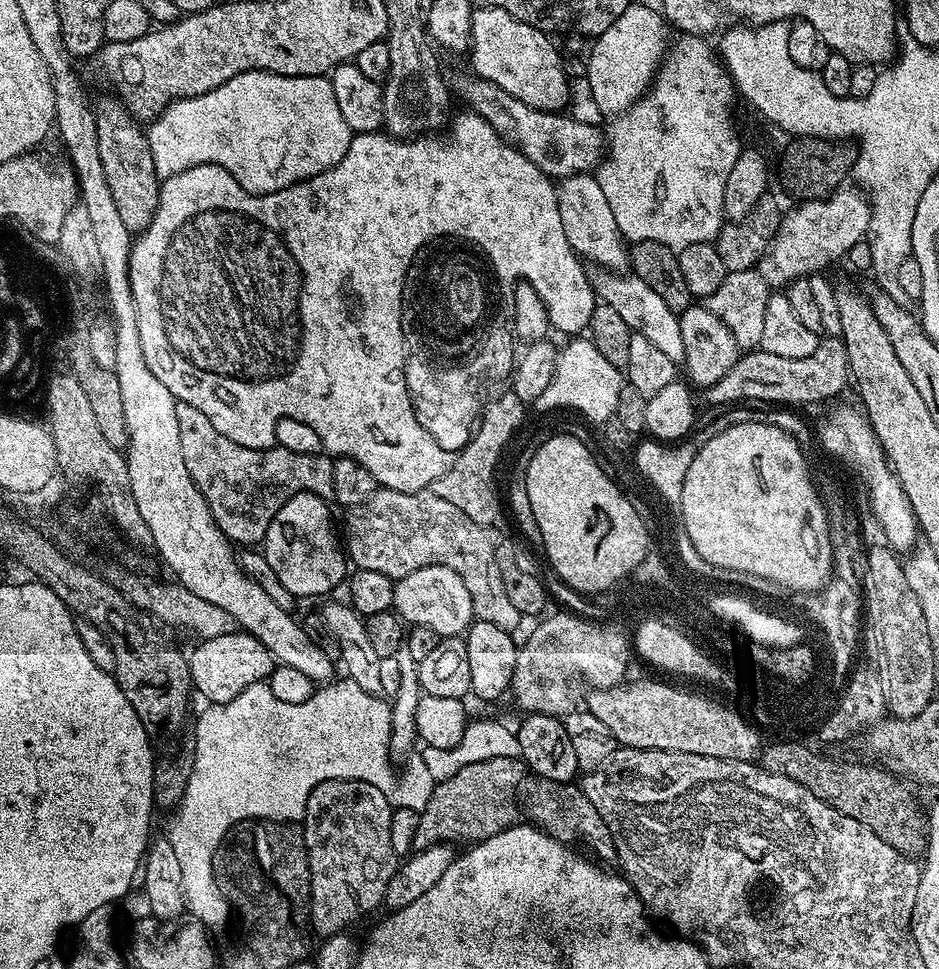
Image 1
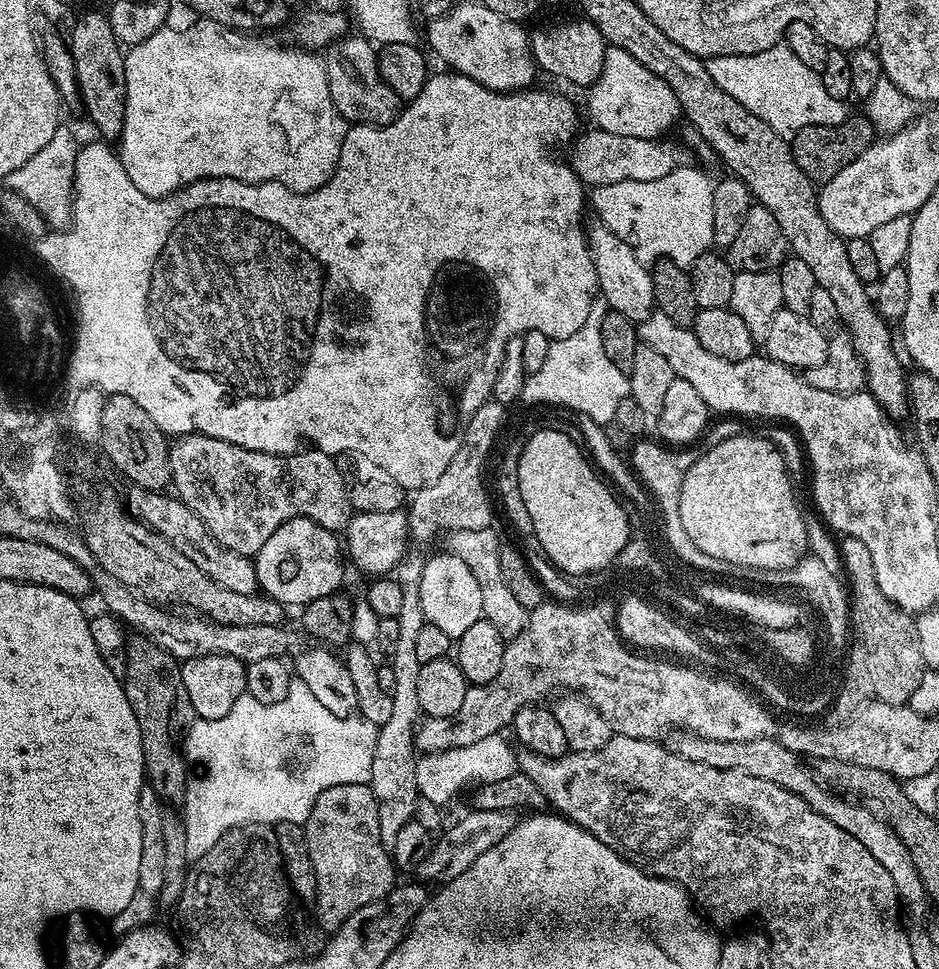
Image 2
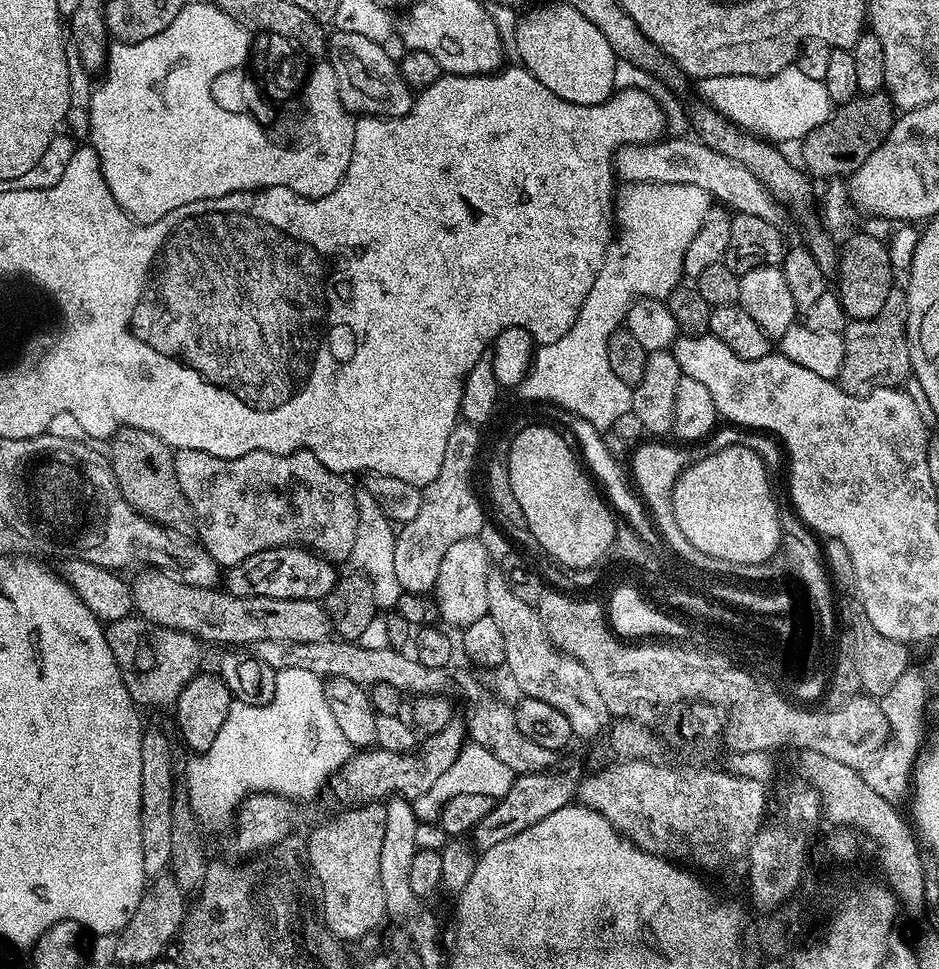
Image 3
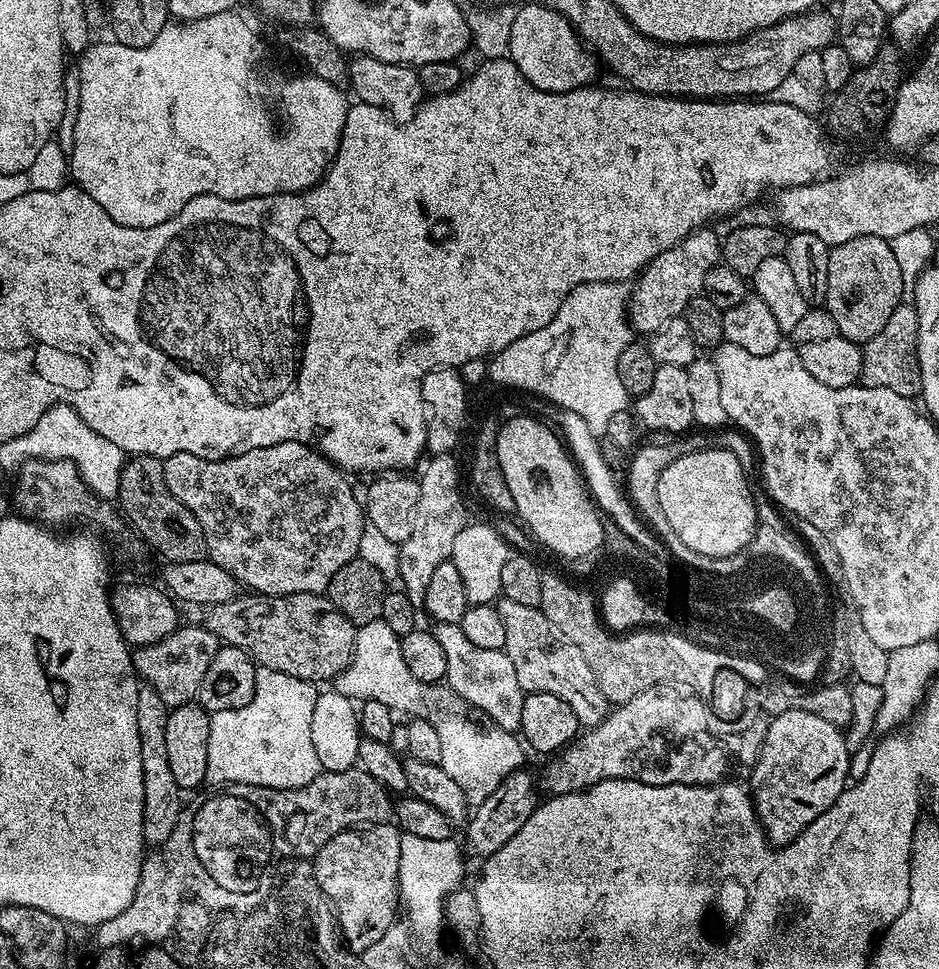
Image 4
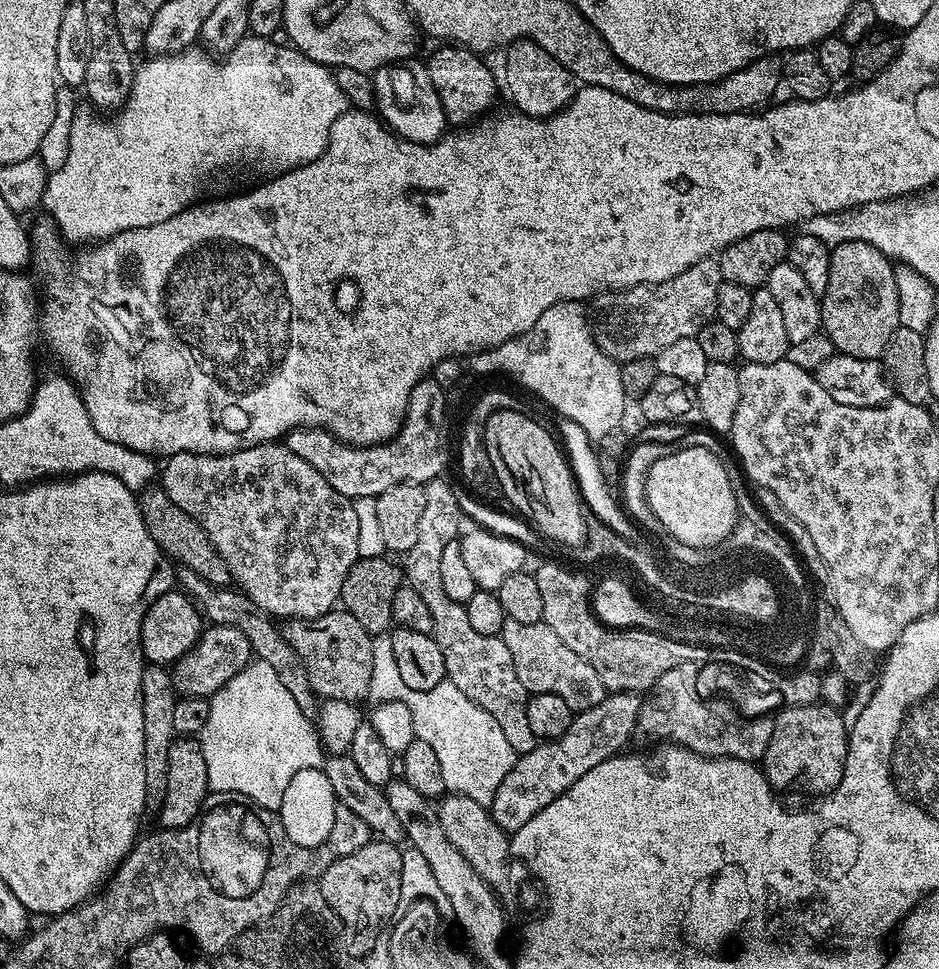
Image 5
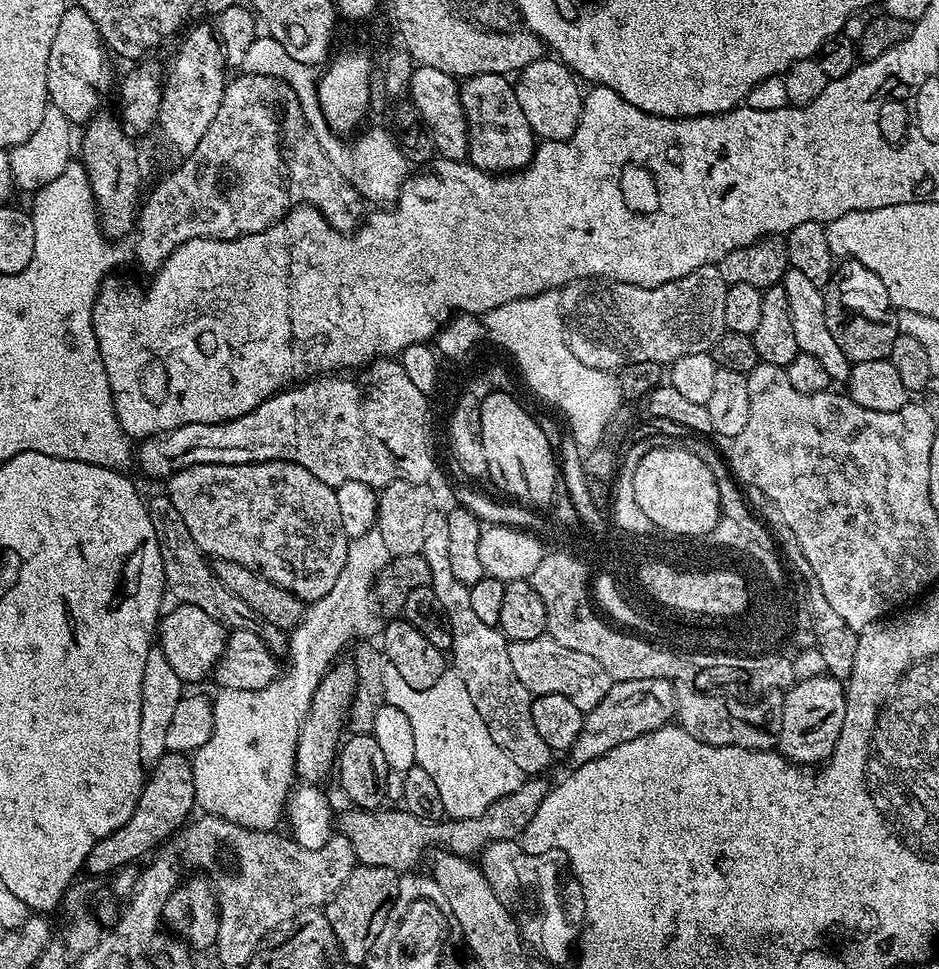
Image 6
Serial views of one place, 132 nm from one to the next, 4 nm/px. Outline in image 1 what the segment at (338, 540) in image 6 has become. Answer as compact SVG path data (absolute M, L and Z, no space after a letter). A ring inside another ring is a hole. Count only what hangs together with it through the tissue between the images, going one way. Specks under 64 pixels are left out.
M177 403L176 413L186 470L190 470L190 478L194 478L198 490L206 498L217 526L233 545L259 545L274 514L278 514L294 494L312 492L315 496L332 496L334 470L327 455L311 456L308 452L295 452L281 446L247 448L226 438L226 434L218 434L210 418L194 406Z

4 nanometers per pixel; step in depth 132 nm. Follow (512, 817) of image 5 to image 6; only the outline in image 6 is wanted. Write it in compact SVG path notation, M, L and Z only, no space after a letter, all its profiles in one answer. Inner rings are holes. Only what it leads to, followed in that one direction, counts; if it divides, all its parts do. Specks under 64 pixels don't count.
M662 678L615 681L610 686L606 698L602 698L602 702L598 702L598 706L594 706L585 715L582 730L570 749L571 763L585 764L614 750L614 746L622 746L622 742L630 742L630 738L650 734L659 728L667 728L675 715L676 684L673 681Z

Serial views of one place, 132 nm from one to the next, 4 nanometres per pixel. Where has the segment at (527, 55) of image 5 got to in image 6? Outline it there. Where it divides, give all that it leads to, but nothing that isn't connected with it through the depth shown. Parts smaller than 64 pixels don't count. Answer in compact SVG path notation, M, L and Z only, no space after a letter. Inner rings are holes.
M555 58L535 60L521 68L513 81L513 88L531 130L541 141L564 141L573 136L581 120L584 94L571 69Z

